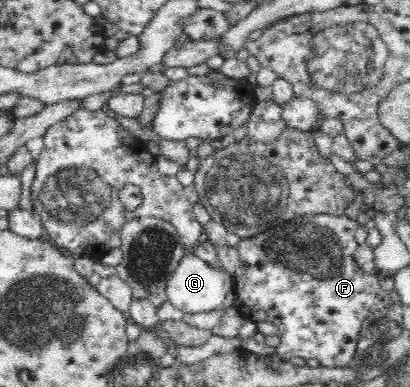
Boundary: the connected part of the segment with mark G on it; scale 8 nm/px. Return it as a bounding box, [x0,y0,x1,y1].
[166,251,233,314]

